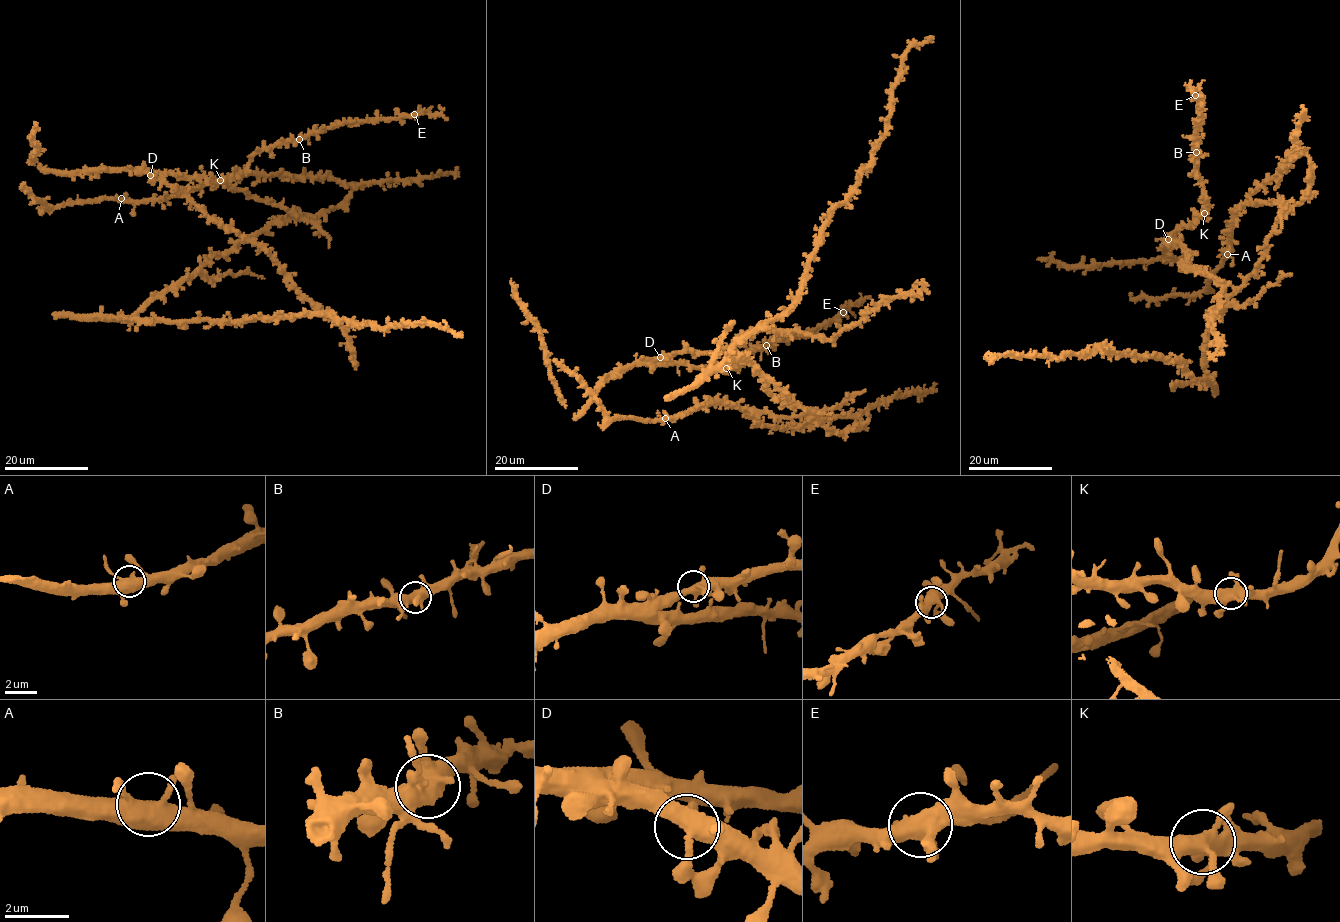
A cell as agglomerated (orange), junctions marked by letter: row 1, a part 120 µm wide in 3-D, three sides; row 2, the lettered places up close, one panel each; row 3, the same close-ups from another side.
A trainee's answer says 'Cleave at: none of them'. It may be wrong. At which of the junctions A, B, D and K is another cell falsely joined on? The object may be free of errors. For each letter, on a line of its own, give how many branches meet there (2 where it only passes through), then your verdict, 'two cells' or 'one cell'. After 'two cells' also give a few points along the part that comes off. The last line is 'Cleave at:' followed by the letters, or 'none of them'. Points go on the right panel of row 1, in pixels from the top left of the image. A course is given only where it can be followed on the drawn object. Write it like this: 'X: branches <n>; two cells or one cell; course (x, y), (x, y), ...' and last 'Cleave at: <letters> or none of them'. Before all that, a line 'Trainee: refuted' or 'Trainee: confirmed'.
Trainee: confirmed
A: branches 5; one cell
B: branches 5; one cell
D: branches 5; one cell
K: branches 5; one cell
Cleave at: none of them

